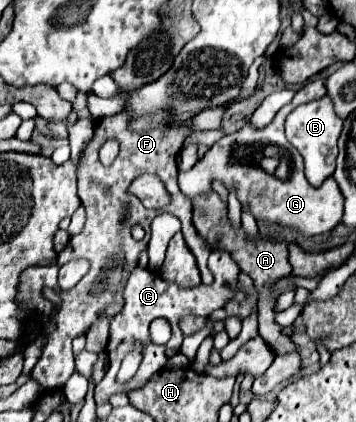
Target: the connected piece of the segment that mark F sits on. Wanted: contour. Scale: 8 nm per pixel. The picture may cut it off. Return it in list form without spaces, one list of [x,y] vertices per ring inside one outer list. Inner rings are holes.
[[[162,110],[162,114],[156,114],[154,118],[126,118],[126,114],[114,114],[114,116],[106,116],[106,118],[100,118],[94,126],[94,136],[90,140],[90,144],[86,146],[84,150],[84,158],[78,166],[78,196],[80,196],[80,202],[84,204],[86,208],[86,224],[84,224],[84,232],[74,236],[68,246],[58,254],[58,260],[56,264],[50,264],[50,266],[36,266],[36,268],[28,268],[24,274],[22,274],[22,284],[20,284],[20,294],[18,298],[26,302],[30,302],[30,310],[26,316],[32,316],[32,332],[26,334],[26,340],[34,340],[38,336],[46,336],[48,342],[44,346],[44,352],[42,352],[42,358],[38,360],[38,364],[34,366],[32,370],[32,378],[36,382],[40,382],[46,390],[58,390],[64,386],[66,378],[70,378],[70,374],[74,372],[74,354],[72,354],[72,340],[84,332],[88,332],[88,328],[100,318],[98,314],[104,314],[104,316],[114,316],[118,314],[118,310],[122,308],[122,288],[124,288],[124,282],[130,274],[130,270],[136,266],[138,262],[138,254],[142,250],[146,250],[148,246],[148,232],[150,232],[150,222],[152,218],[158,214],[156,210],[148,210],[142,206],[142,202],[128,194],[126,188],[130,186],[130,182],[140,176],[140,174],[156,174],[164,184],[166,184],[166,190],[170,194],[170,198],[182,198],[182,234],[184,234],[184,240],[186,244],[190,246],[190,251],[195,256],[197,266],[201,274],[202,283],[205,285],[212,284],[214,277],[208,268],[208,256],[210,256],[210,246],[208,242],[196,232],[194,224],[192,224],[192,204],[190,204],[190,198],[186,198],[178,184],[176,184],[176,176],[178,176],[178,168],[176,168],[176,156],[180,154],[182,150],[182,144],[184,140],[190,136],[190,128],[186,126],[186,122],[190,118],[194,118],[198,112],[192,112],[192,114],[170,114],[170,110]],[[106,140],[118,140],[120,142],[120,152],[116,156],[116,160],[110,164],[110,166],[102,166],[100,160],[98,160],[98,148],[106,142]],[[132,224],[140,224],[144,230],[146,230],[146,238],[136,242],[132,236],[130,236],[130,228]],[[74,258],[86,258],[90,262],[90,270],[88,274],[68,292],[60,290],[58,288],[58,270],[62,264],[66,264],[68,260],[74,260]],[[44,288],[54,288],[54,290],[60,290],[60,298],[62,298],[62,308],[58,310],[56,318],[52,320],[52,304],[44,298],[42,290]]]

